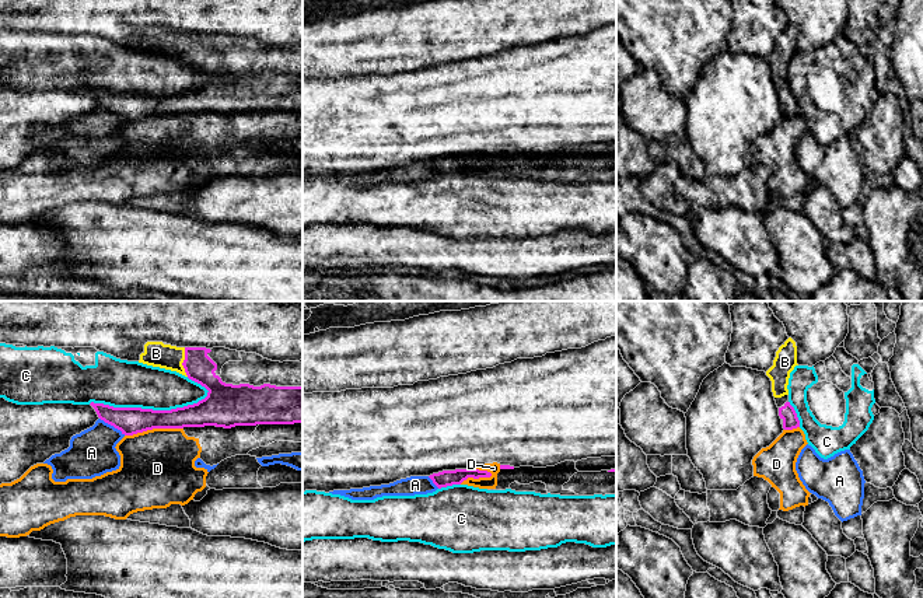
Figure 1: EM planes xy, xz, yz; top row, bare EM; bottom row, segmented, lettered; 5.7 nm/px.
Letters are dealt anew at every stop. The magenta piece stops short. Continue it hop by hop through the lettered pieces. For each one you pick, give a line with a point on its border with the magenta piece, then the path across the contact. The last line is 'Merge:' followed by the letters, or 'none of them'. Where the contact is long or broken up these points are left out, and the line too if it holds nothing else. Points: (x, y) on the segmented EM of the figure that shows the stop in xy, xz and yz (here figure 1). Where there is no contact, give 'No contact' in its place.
B: Touches magenta at xy (184, 362)
Merge: B

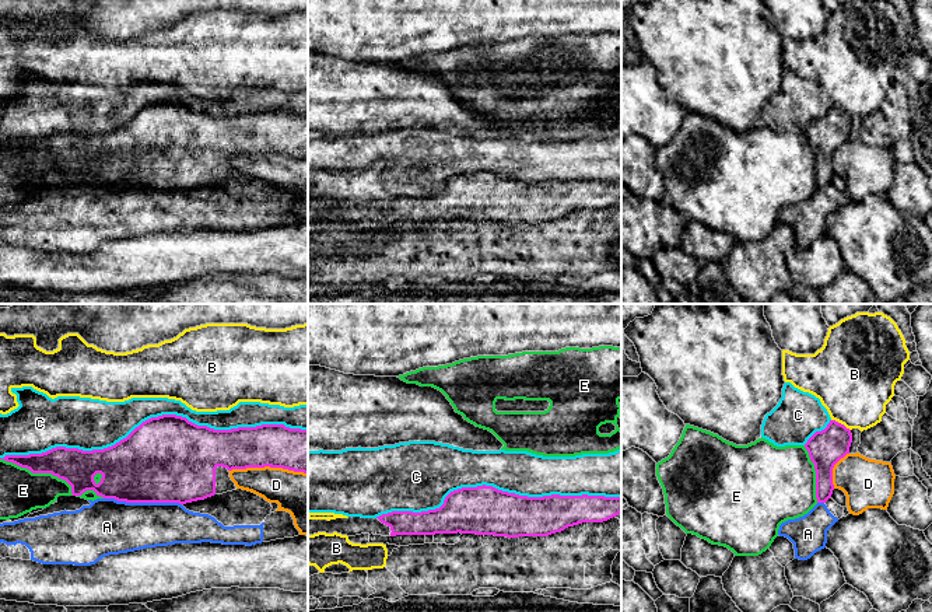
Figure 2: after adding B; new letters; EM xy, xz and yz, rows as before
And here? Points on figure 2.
Merge: none of them

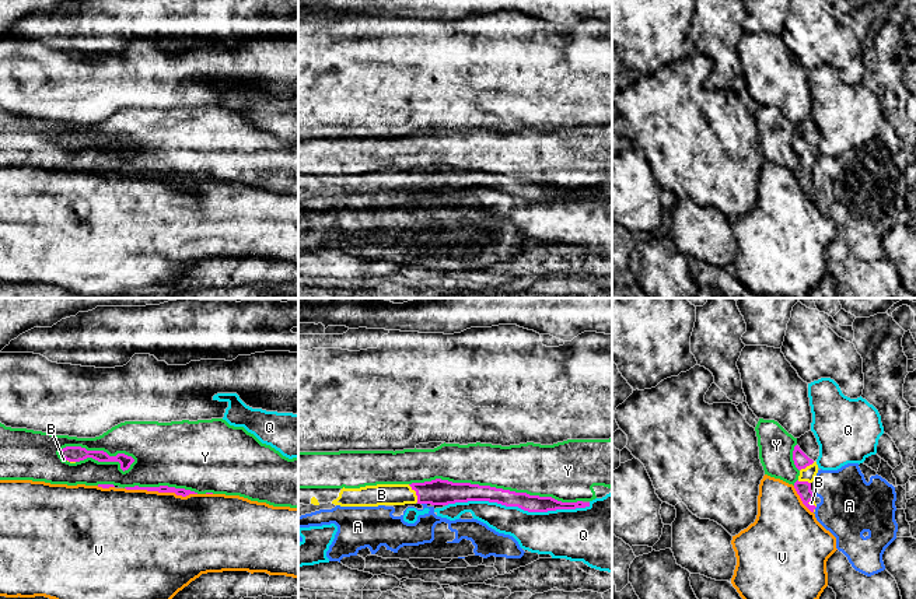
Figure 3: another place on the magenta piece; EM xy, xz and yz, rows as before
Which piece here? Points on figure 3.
B: Touches magenta at xz (416, 493). Path across: xz (437, 491), (416, 493), (381, 494)
Merge: B

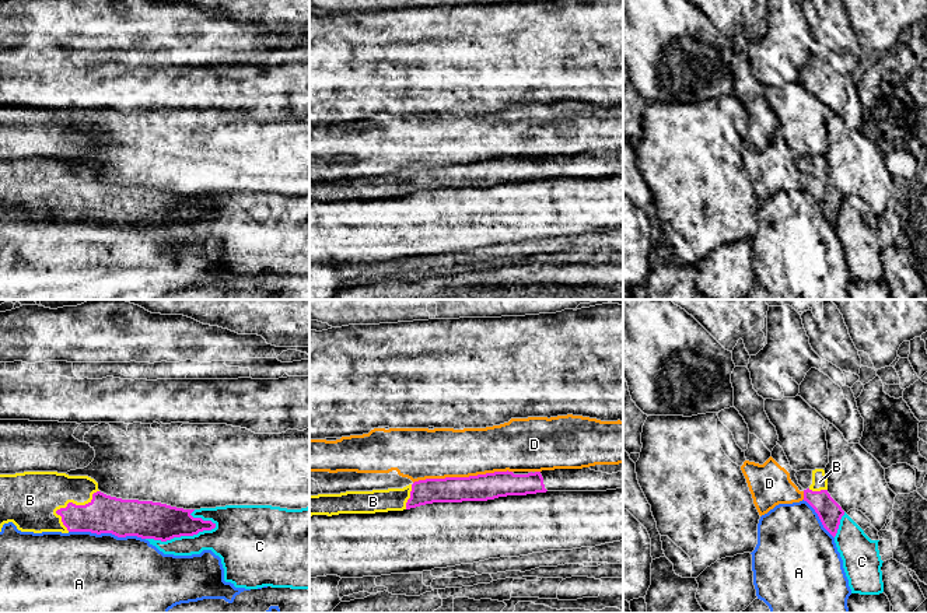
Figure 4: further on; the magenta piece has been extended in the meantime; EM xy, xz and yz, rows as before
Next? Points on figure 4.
B: Touches magenta at xy (69, 503)
Merge: B

